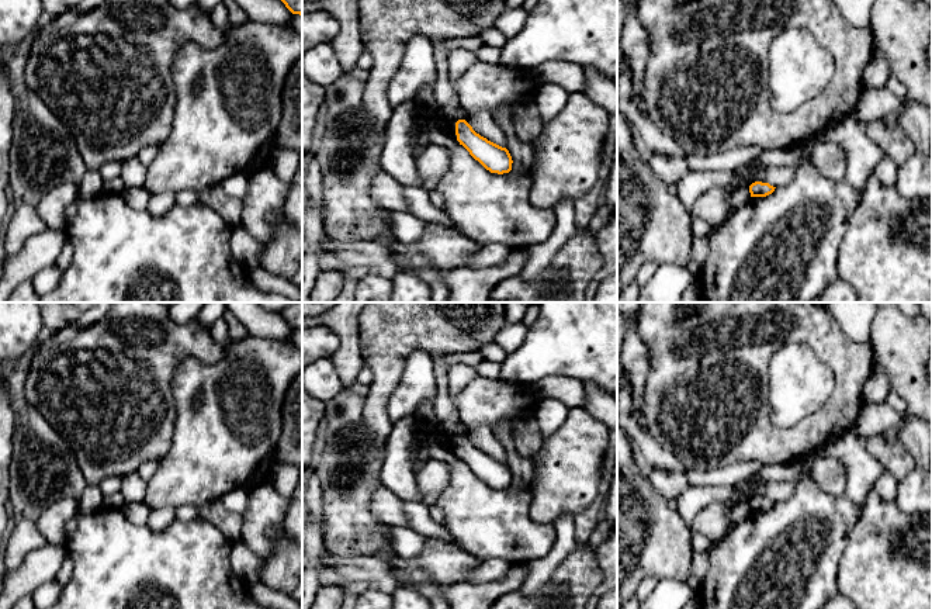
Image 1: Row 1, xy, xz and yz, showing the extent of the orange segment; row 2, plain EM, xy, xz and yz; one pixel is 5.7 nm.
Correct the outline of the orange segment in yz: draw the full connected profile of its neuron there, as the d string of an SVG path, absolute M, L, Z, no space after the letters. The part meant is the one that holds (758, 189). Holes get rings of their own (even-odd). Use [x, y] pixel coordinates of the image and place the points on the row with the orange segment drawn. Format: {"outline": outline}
{"outline": "M755 181L749 186L751 197L766 197L775 191L776 187L769 183Z"}

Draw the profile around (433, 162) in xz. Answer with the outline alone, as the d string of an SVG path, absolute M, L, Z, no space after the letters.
M429 145L416 159L416 169L420 187L425 191L436 190L439 180L450 166L450 152L447 148Z

